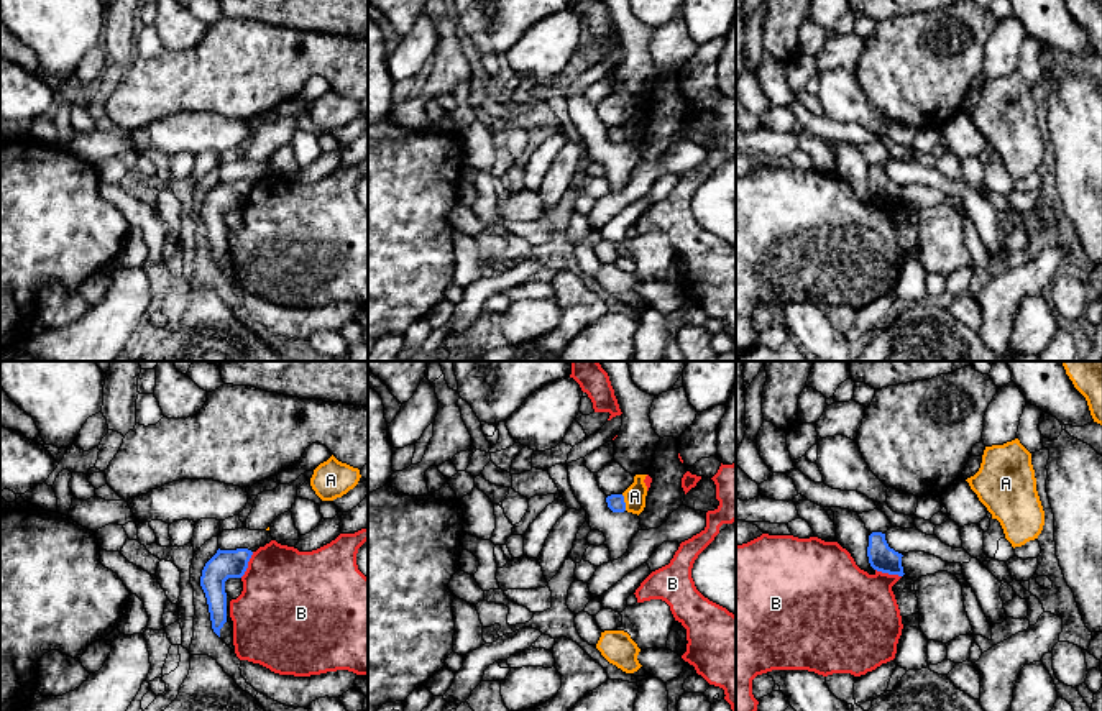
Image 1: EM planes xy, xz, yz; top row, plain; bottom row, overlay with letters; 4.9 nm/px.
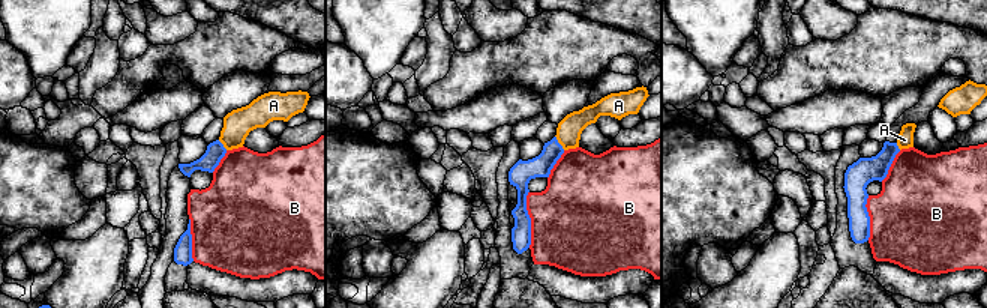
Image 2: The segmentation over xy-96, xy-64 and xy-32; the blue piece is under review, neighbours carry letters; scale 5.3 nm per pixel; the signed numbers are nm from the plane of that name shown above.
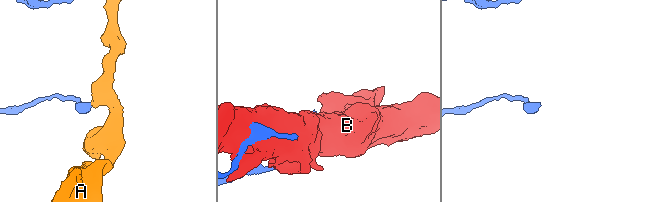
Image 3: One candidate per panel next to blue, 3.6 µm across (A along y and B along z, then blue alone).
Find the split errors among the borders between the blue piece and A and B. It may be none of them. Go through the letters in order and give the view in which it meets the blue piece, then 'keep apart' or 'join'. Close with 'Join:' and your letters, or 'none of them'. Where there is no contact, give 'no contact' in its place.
A: meets blue in xz; keep apart
B: meets blue in xy; keep apart
Join: none of them

